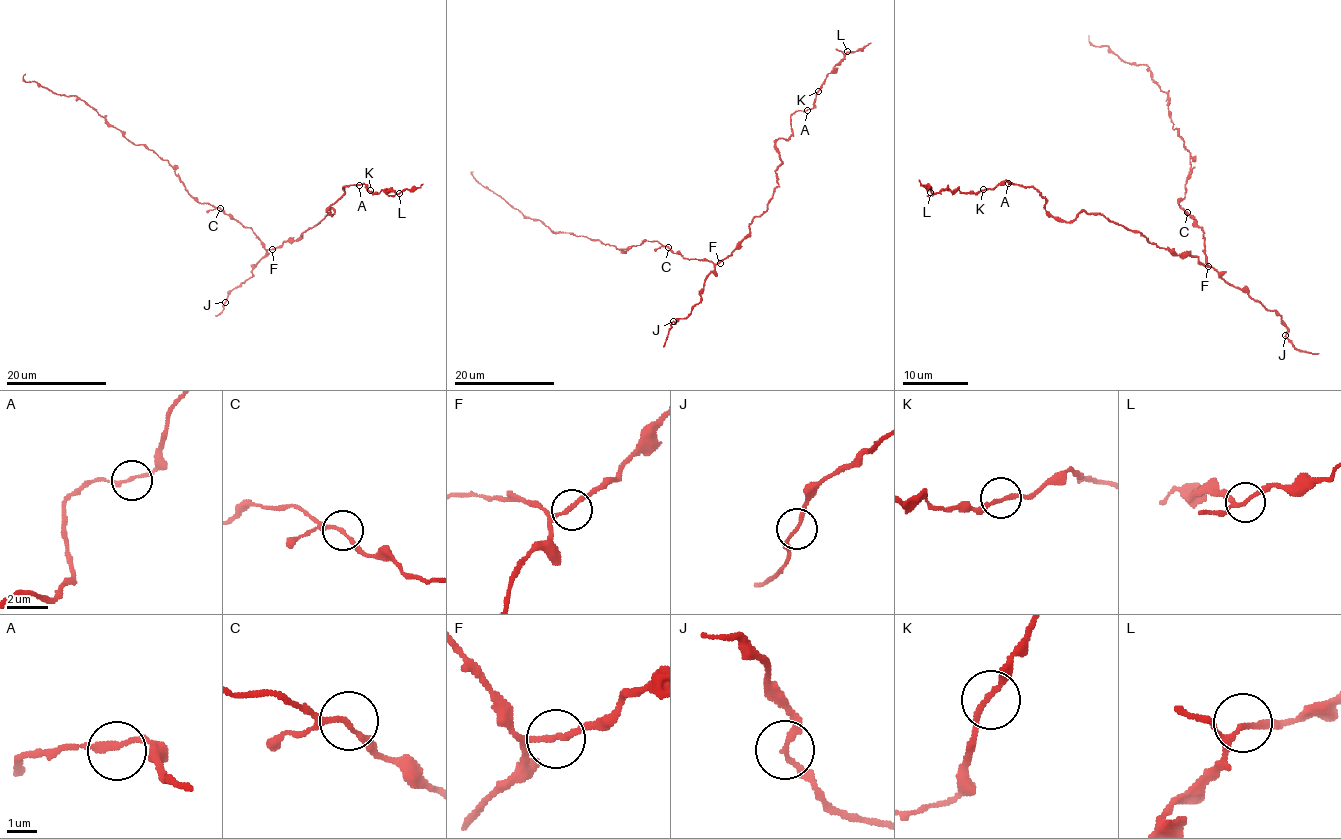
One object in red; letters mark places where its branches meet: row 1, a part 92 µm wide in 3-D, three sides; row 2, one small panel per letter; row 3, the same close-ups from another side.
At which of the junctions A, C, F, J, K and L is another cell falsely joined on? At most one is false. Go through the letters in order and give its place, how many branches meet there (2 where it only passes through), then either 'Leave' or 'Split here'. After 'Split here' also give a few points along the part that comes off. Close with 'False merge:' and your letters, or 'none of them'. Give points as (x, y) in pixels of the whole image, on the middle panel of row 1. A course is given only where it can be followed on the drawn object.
A: Place: (807, 110). Branches: 2. Leave
C: Place: (668, 247). Branches: 3. Leave
F: Place: (720, 263). Branches: 3. Leave
J: Place: (673, 321). Branches: 2. Leave
K: Place: (818, 91). Branches: 2. Leave
L: Place: (847, 51). Branches: 3. Leave
False merge: none of them

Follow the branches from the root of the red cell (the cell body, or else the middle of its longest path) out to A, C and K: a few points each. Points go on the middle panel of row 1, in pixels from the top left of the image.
A: (712, 261), (726, 259), (767, 209), (782, 161), (776, 141), (791, 135), (791, 116), (807, 110)
C: (712, 261), (683, 258), (668, 246)
K: (712, 261), (726, 259), (767, 209), (782, 161), (776, 141), (791, 135), (791, 116), (811, 109), (818, 91)

